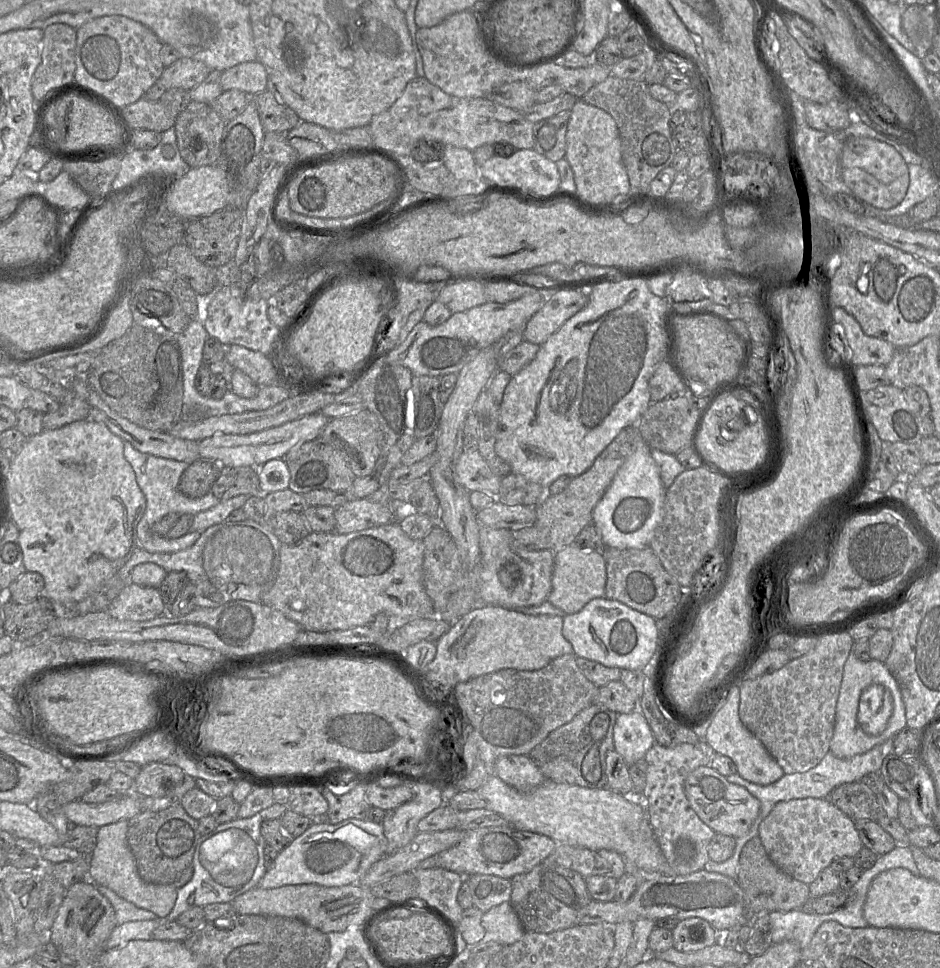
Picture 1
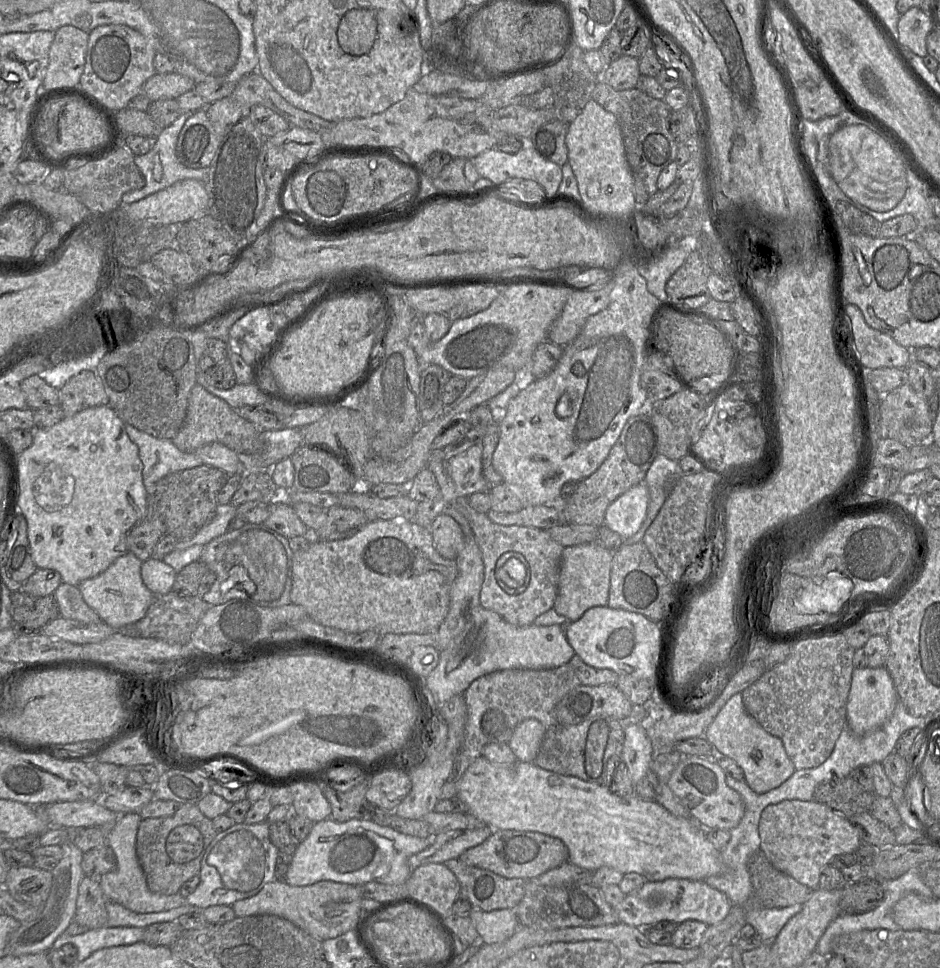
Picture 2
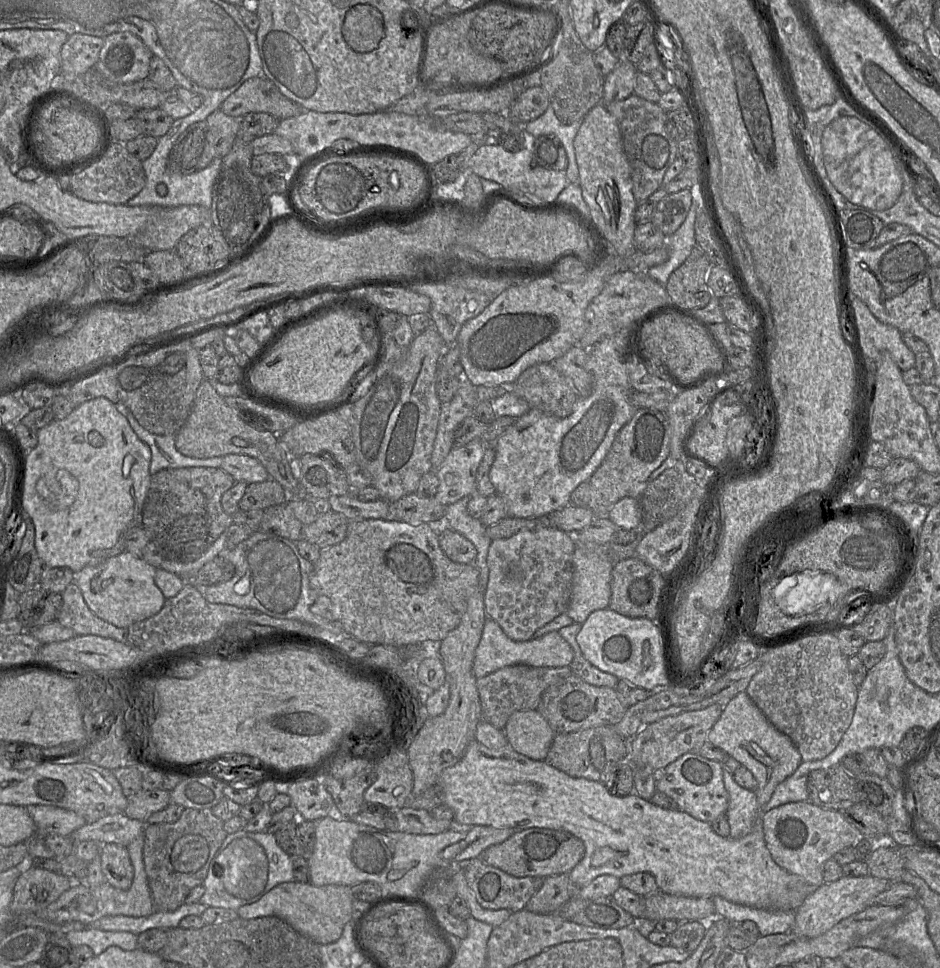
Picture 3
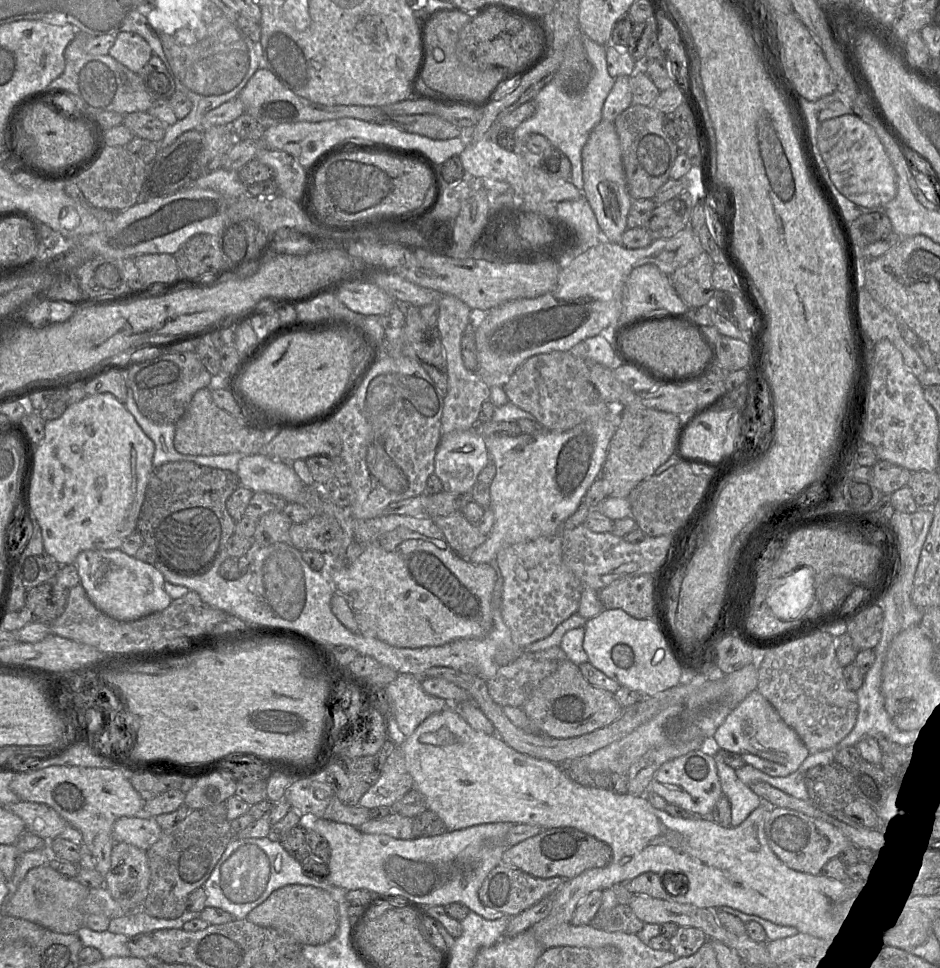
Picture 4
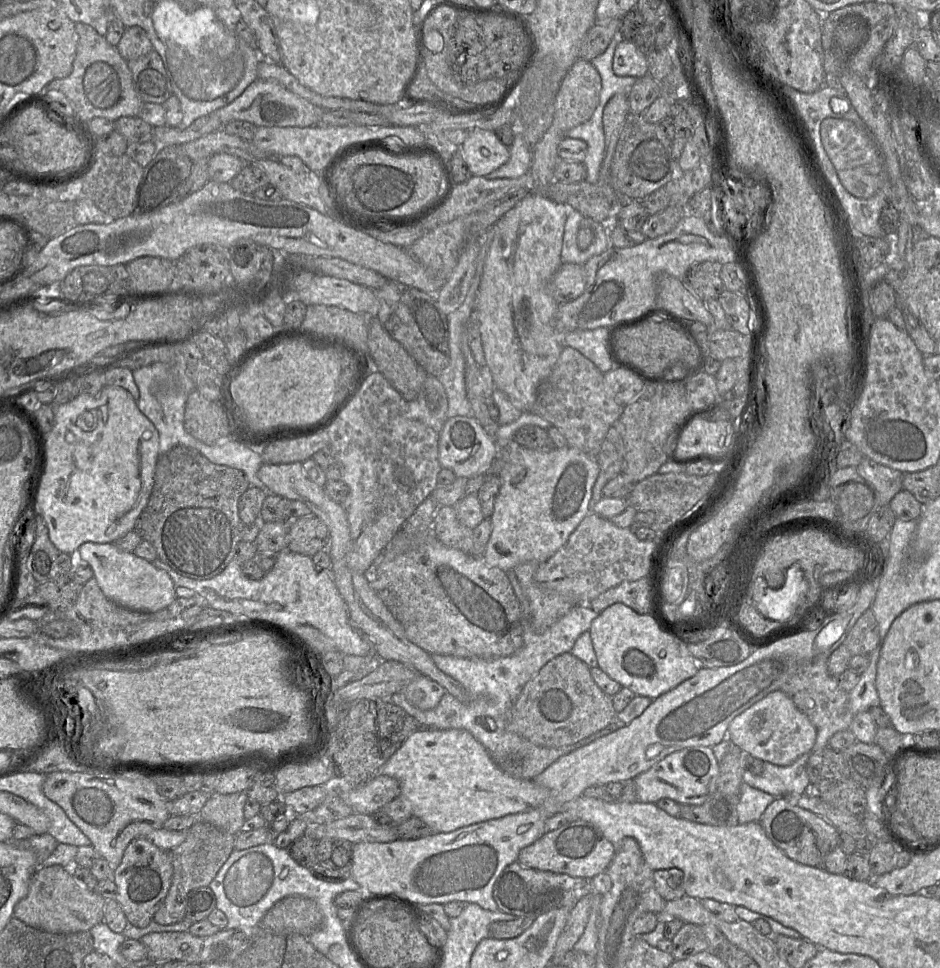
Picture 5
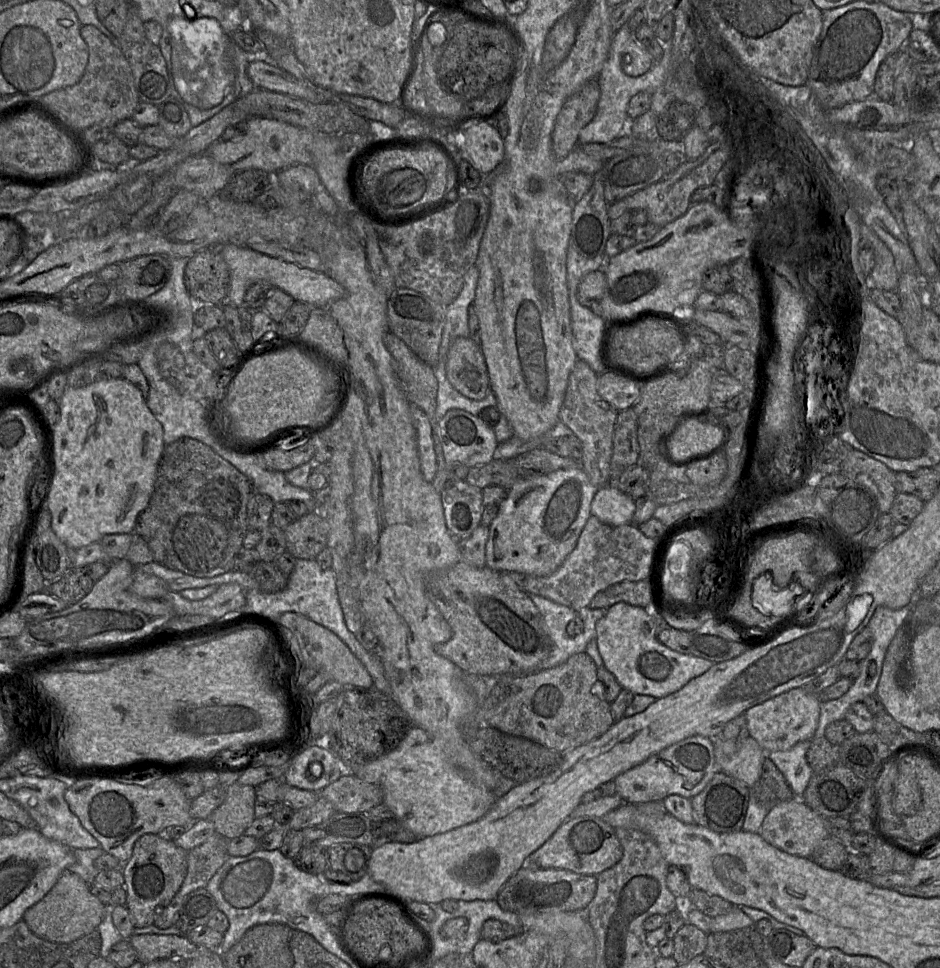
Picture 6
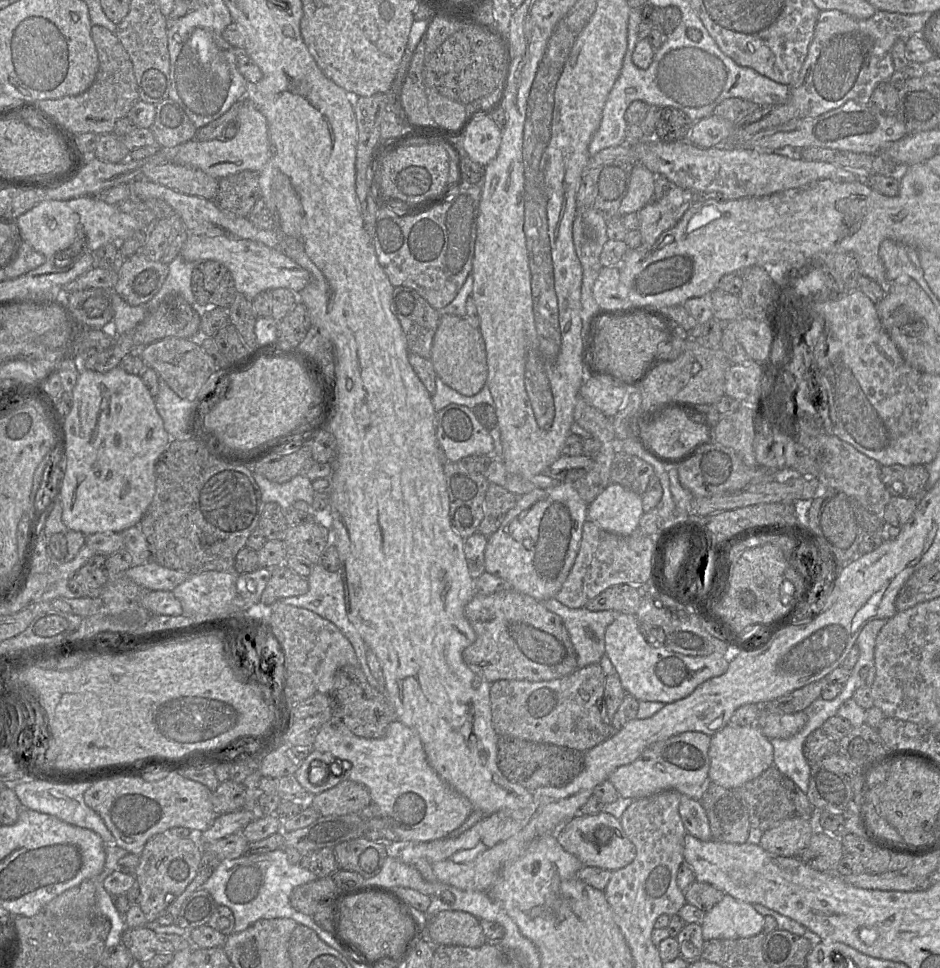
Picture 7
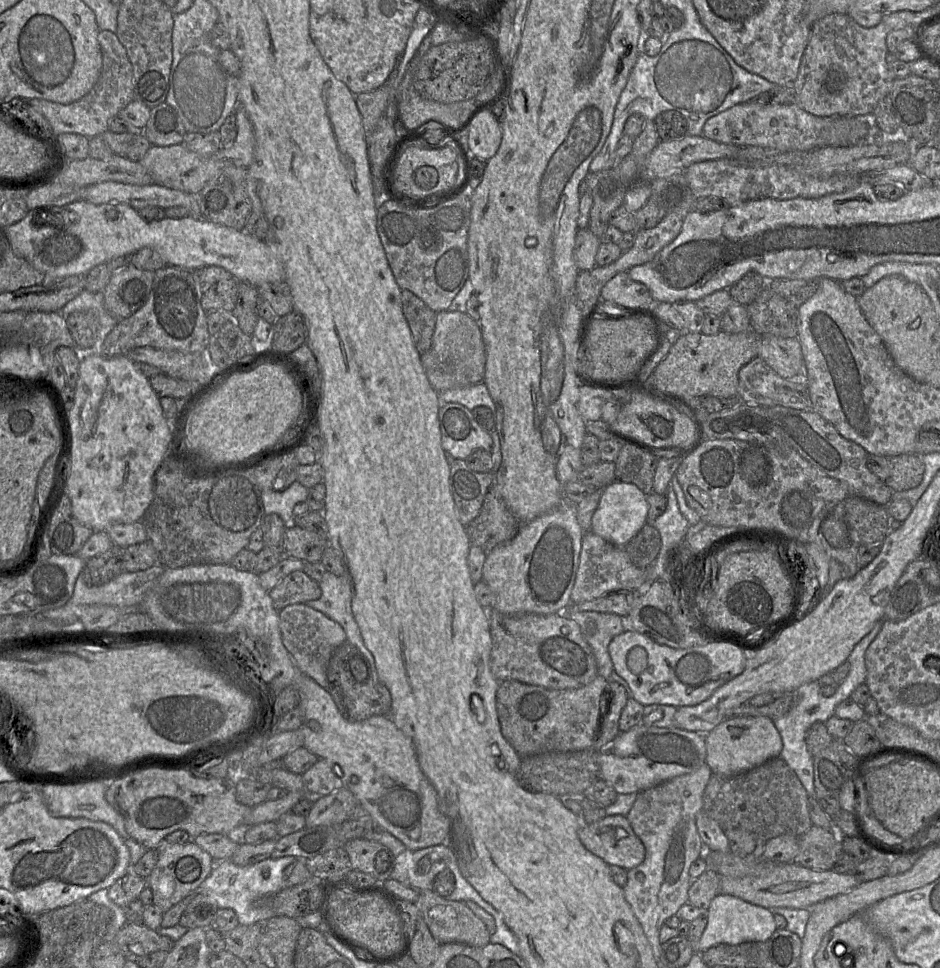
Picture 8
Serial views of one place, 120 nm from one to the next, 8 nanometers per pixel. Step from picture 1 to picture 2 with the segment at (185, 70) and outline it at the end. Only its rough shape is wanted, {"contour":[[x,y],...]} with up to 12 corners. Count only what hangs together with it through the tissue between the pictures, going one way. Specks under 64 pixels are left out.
{"contour":[[177,72],[155,73],[142,86],[150,100],[176,99],[195,86]]}

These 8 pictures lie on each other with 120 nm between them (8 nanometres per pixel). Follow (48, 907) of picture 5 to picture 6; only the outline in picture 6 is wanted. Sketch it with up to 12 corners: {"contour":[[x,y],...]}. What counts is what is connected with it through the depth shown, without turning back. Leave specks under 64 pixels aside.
{"contour":[[63,871],[22,920],[40,938],[70,943],[107,907]]}

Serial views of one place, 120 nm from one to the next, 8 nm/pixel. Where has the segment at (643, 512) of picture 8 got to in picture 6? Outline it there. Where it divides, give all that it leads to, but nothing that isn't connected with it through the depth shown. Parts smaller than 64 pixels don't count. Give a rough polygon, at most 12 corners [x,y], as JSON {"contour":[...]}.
{"contour":[[598,488],[591,515],[611,526],[630,524],[635,500]]}

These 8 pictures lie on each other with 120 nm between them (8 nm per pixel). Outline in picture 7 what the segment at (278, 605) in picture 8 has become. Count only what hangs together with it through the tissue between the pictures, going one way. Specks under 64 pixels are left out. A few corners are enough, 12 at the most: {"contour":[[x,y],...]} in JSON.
{"contour":[[281,564],[260,597],[267,609],[282,598],[304,595],[306,577]]}

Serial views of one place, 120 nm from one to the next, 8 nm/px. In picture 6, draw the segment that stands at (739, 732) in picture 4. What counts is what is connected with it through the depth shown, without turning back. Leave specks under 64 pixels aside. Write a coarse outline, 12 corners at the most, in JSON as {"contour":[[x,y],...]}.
{"contour":[[796,687],[744,712],[766,751],[811,740],[820,697]]}

